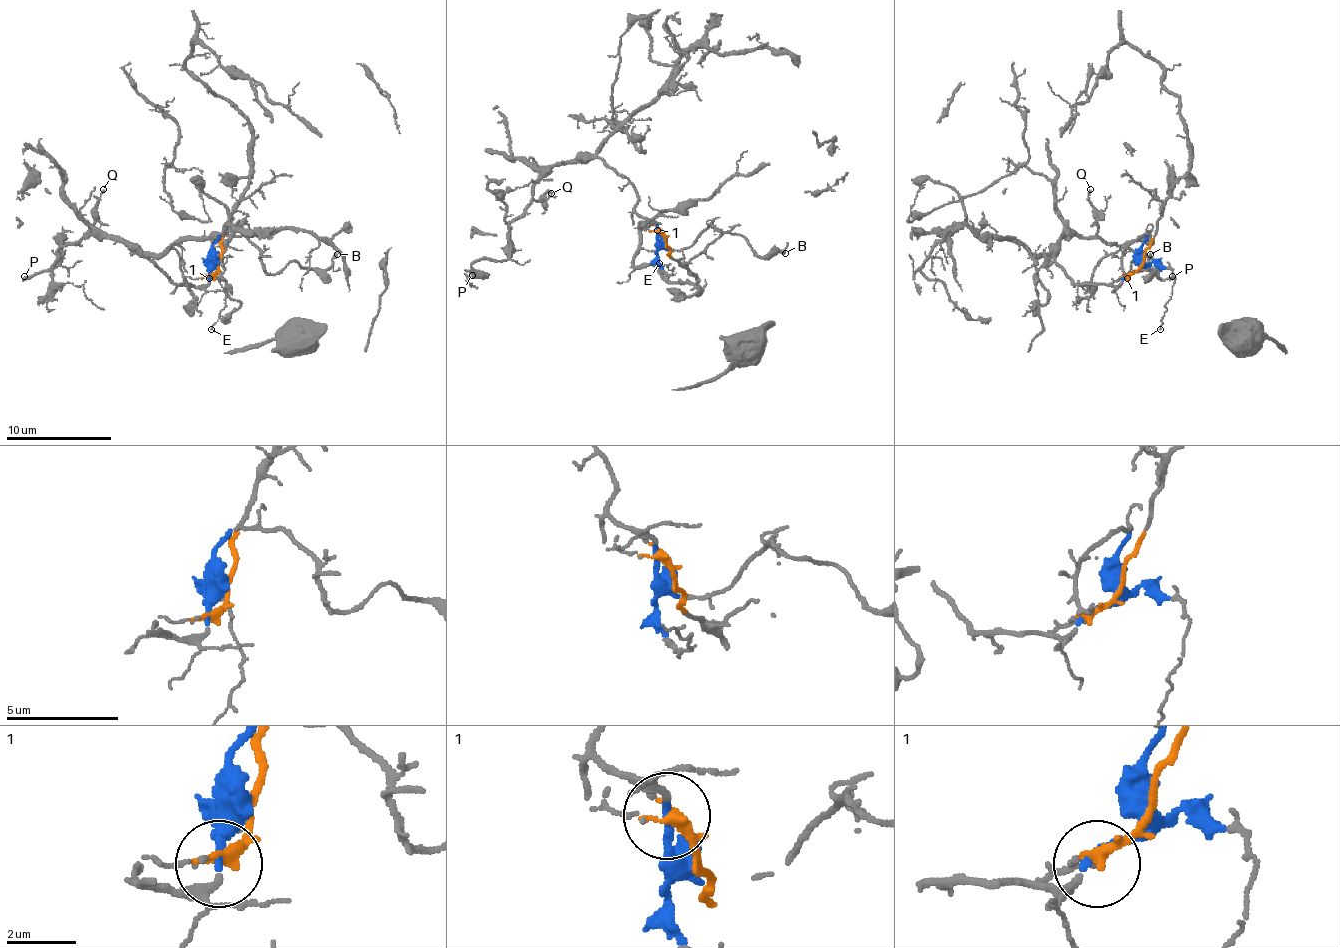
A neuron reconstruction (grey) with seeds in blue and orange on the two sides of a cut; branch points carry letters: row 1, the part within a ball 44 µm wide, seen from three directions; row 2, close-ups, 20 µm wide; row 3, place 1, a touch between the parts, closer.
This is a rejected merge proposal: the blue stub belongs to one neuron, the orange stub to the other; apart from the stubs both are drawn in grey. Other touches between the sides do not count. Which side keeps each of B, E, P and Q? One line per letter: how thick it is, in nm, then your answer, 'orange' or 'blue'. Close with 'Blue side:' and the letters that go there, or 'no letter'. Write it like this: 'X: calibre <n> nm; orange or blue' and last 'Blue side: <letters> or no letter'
B: calibre 180 nm; blue
E: calibre 100 nm; blue
P: calibre 180 nm; blue
Q: calibre 130 nm; blue
Blue side: B, E, P, Q

